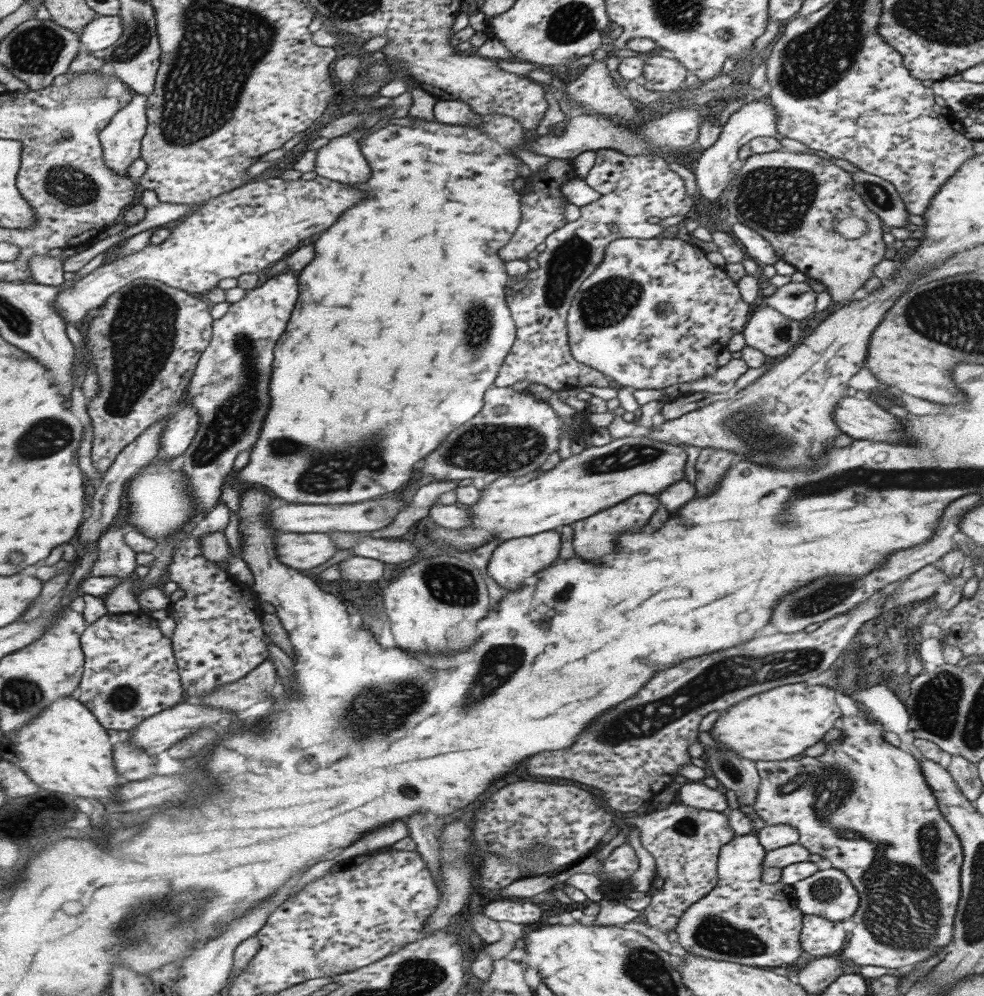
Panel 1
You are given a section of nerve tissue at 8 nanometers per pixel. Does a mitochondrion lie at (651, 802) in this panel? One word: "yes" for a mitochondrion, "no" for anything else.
no

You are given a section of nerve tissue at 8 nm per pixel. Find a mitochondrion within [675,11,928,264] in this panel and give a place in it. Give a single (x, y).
(776, 199)

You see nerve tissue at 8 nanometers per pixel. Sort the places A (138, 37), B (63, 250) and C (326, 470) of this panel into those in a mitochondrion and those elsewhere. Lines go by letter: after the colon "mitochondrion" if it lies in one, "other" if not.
A: mitochondrion
B: other
C: mitochondrion

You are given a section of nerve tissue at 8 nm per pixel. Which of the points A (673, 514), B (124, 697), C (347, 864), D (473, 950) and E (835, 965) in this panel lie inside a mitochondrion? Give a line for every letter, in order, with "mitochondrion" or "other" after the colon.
A: other
B: mitochondrion
C: other
D: other
E: other

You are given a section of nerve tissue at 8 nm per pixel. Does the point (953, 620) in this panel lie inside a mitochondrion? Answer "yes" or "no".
no

